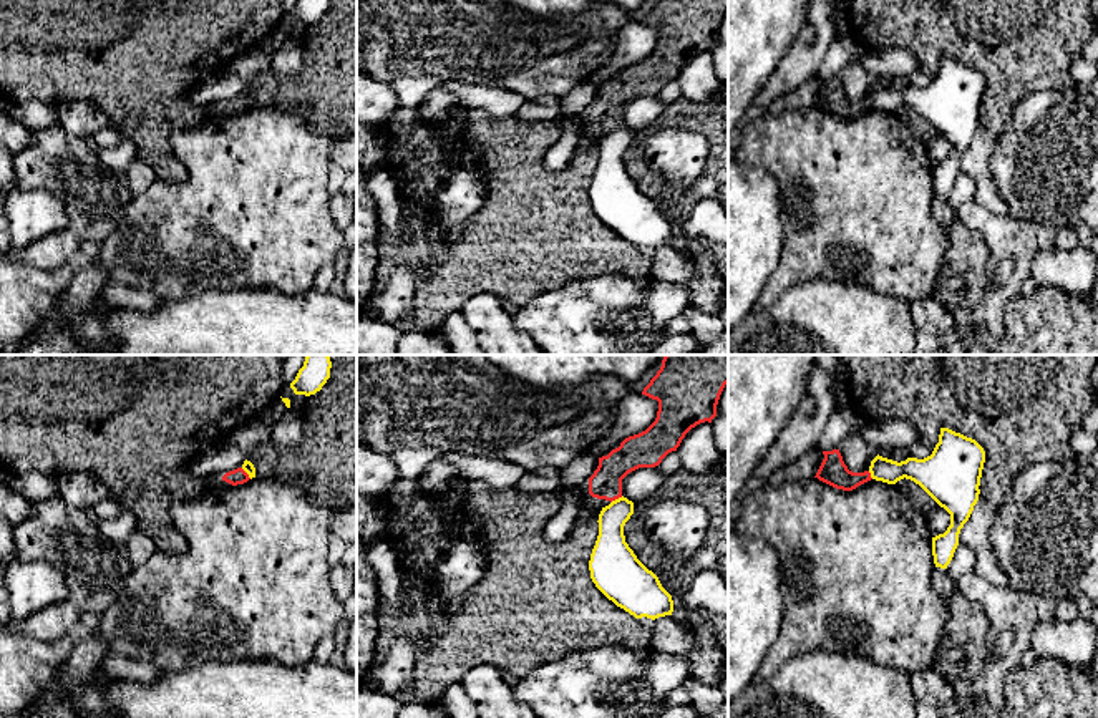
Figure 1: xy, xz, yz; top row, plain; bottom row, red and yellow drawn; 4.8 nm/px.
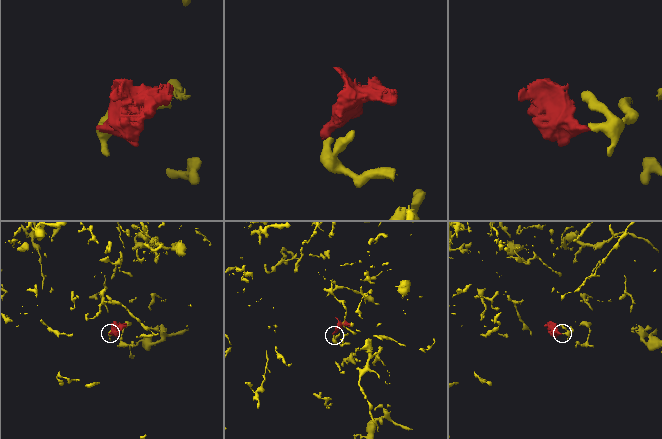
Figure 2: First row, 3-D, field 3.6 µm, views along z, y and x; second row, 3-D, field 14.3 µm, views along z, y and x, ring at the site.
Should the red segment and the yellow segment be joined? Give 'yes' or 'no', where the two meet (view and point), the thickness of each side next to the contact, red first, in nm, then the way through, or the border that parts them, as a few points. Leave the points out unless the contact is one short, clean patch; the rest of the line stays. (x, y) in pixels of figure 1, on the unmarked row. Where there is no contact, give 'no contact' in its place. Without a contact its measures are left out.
no; contact xz (616, 126); calibres 160 and 160 nm; border xz (622, 125), (611, 131)

